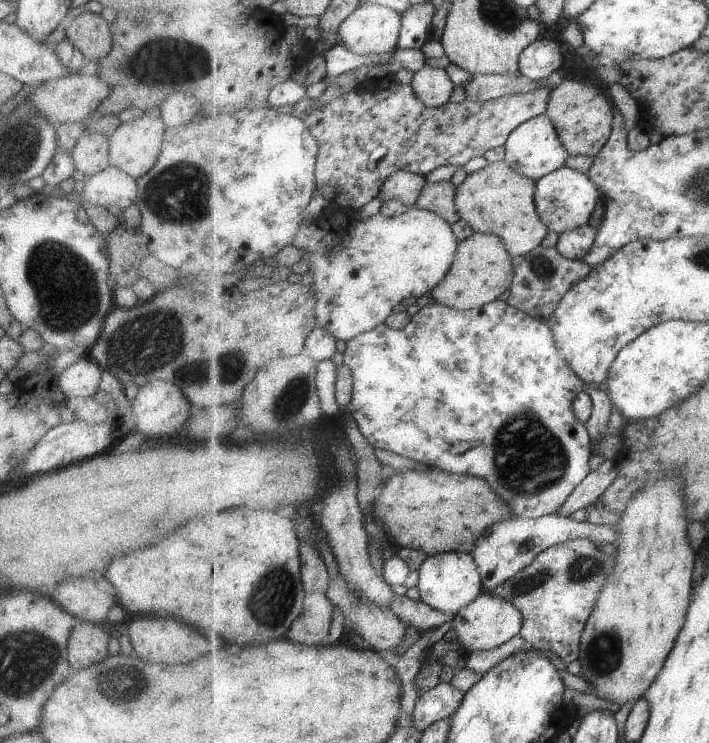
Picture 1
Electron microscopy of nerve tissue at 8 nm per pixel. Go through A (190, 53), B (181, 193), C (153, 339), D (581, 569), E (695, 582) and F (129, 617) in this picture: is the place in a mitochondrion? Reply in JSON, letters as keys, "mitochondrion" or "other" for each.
{"A":"mitochondrion","B":"mitochondrion","C":"mitochondrion","D":"mitochondrion","E":"other","F":"other"}

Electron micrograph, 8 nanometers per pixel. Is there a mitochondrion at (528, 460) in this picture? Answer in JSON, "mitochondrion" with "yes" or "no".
{"mitochondrion":"yes"}

